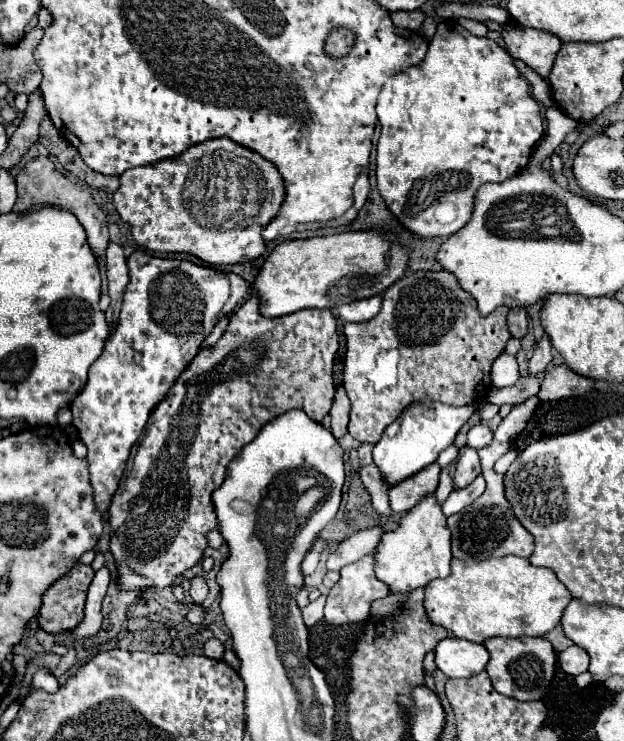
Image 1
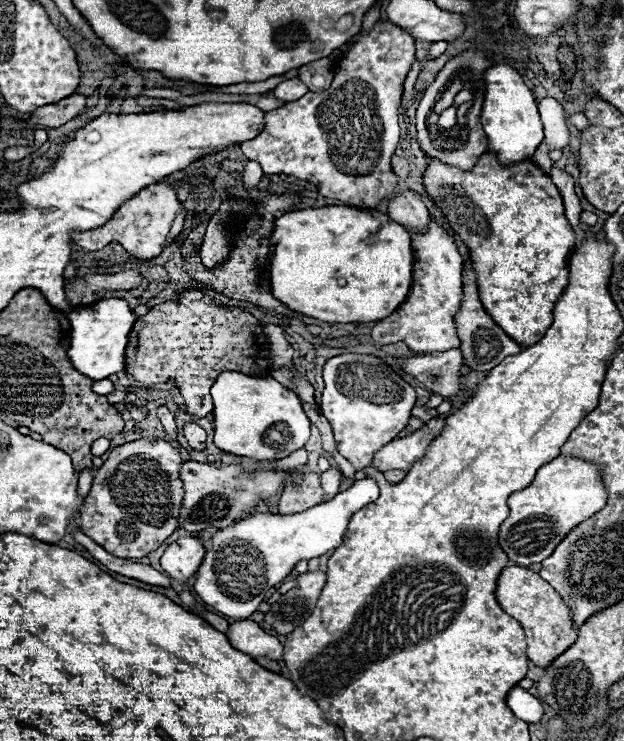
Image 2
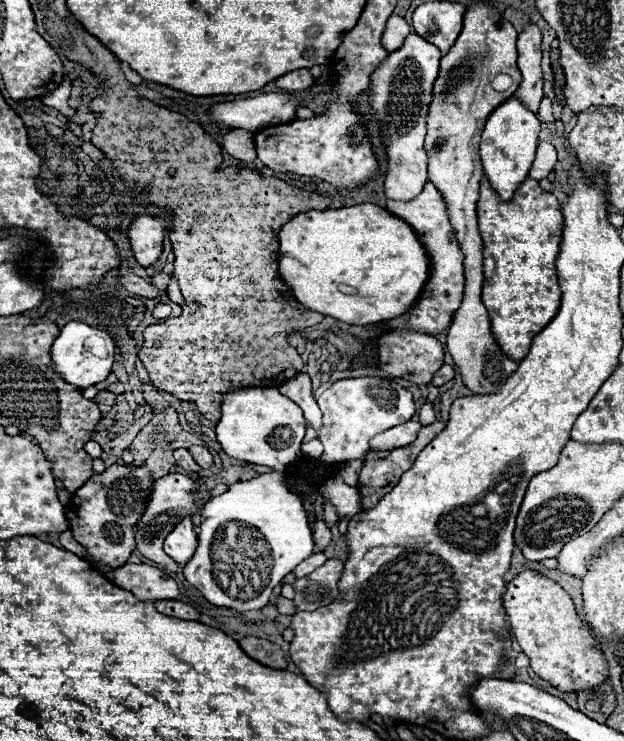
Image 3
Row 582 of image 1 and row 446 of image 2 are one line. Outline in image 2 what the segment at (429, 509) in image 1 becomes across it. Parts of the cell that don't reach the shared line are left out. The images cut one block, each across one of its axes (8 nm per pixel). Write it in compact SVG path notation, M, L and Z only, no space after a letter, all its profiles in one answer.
M438 416L438 418L432 418L424 428L416 430L414 434L402 440L392 440L390 444L386 444L382 450L374 454L372 466L382 472L392 470L392 468L408 470L418 458L424 456L424 450L442 432L444 424L446 424L446 418Z

